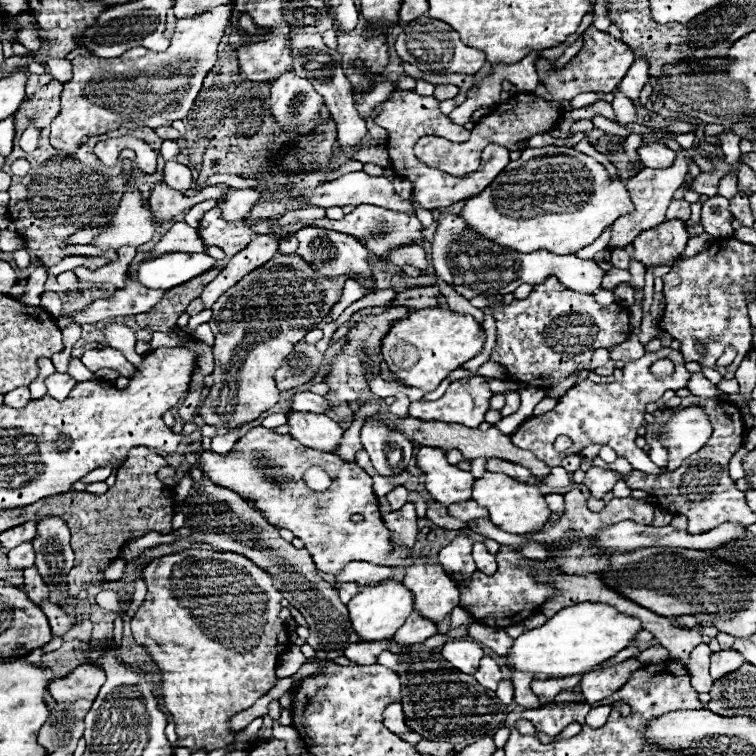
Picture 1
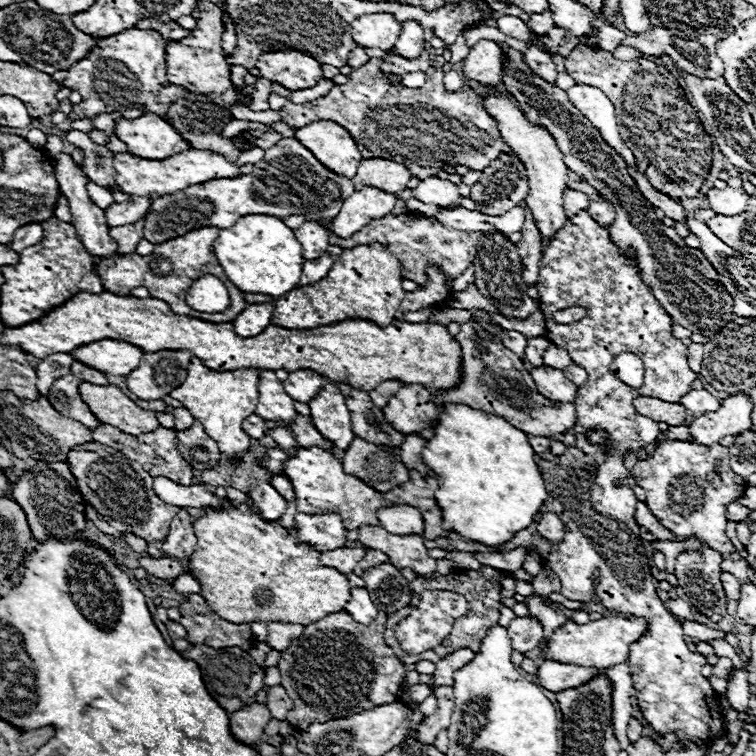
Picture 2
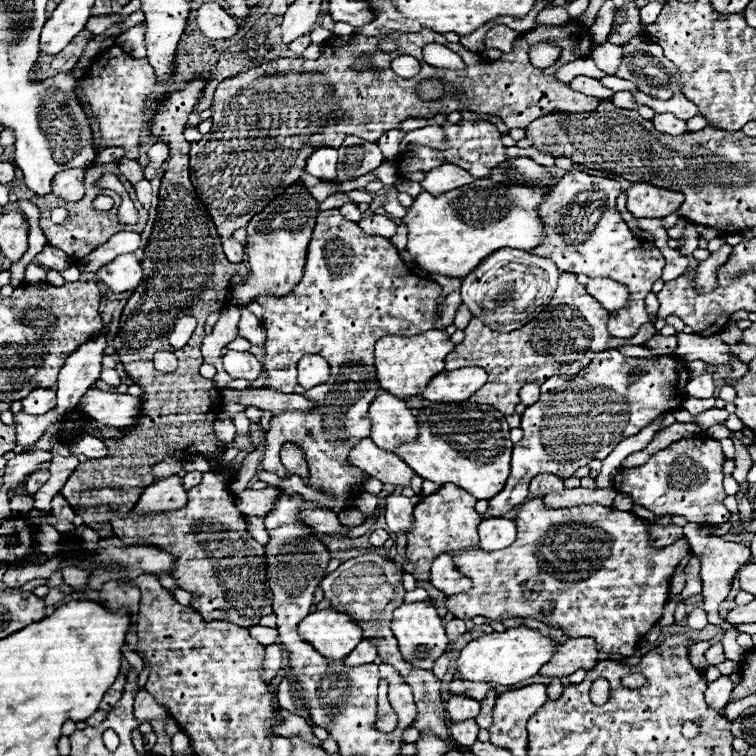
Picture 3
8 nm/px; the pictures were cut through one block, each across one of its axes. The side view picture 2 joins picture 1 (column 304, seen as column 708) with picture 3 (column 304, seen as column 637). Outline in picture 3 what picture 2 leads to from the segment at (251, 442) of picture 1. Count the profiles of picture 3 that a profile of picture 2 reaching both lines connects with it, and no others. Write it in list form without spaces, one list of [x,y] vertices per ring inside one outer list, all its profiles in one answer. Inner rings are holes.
[[[294,442],[282,444],[280,458],[282,458],[282,464],[286,466],[288,474],[298,474],[308,484],[308,466],[306,466],[306,458],[298,444],[294,444]]]

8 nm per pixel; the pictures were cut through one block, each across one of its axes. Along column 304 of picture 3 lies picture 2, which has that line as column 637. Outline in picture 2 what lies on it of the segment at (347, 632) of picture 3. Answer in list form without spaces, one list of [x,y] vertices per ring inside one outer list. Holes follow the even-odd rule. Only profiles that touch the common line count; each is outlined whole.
[[[602,616],[600,620],[590,620],[586,624],[574,624],[568,620],[560,626],[552,640],[540,648],[540,656],[556,662],[570,662],[578,666],[596,666],[610,668],[628,660],[628,648],[632,642],[640,640],[648,632],[648,620],[644,618],[622,618],[622,616]]]

